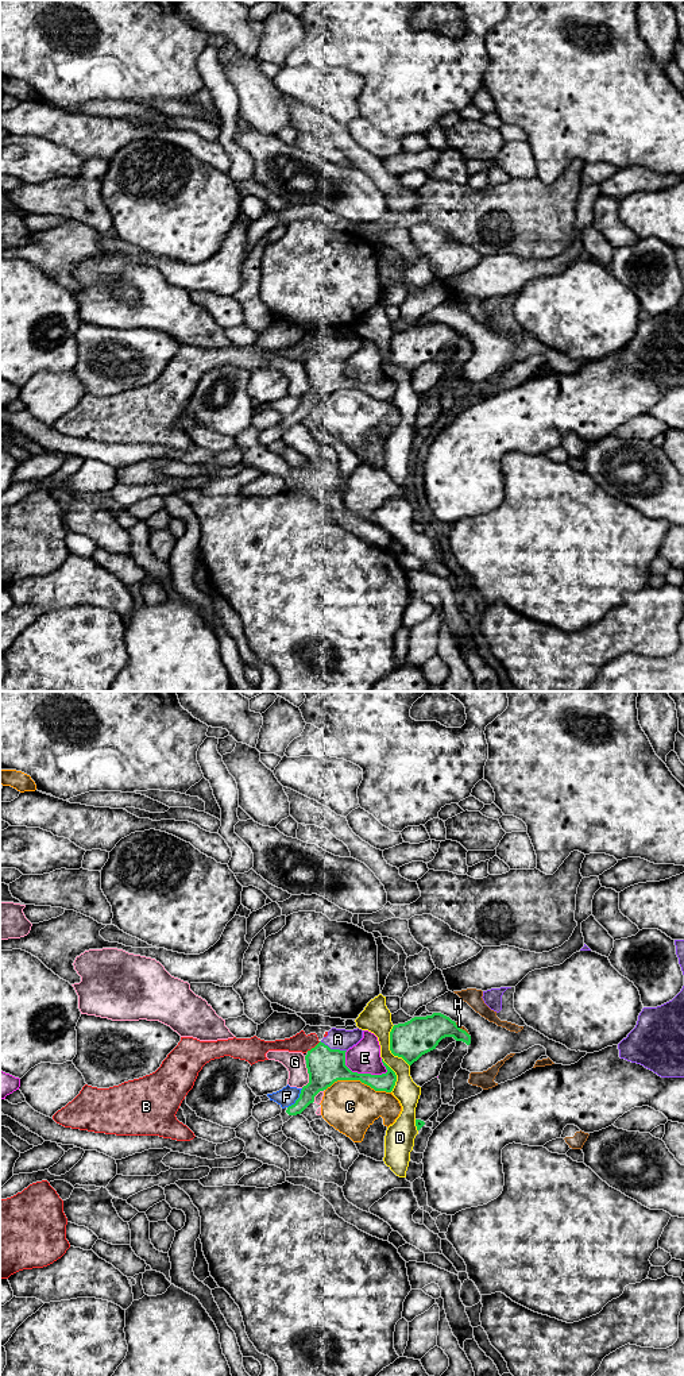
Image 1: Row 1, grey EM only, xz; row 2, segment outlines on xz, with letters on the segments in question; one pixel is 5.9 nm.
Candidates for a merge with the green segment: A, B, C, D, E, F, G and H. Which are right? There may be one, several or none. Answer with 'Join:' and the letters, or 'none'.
Join: none

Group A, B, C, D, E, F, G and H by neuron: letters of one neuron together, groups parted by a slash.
A B / C / D / E / F / G / H

